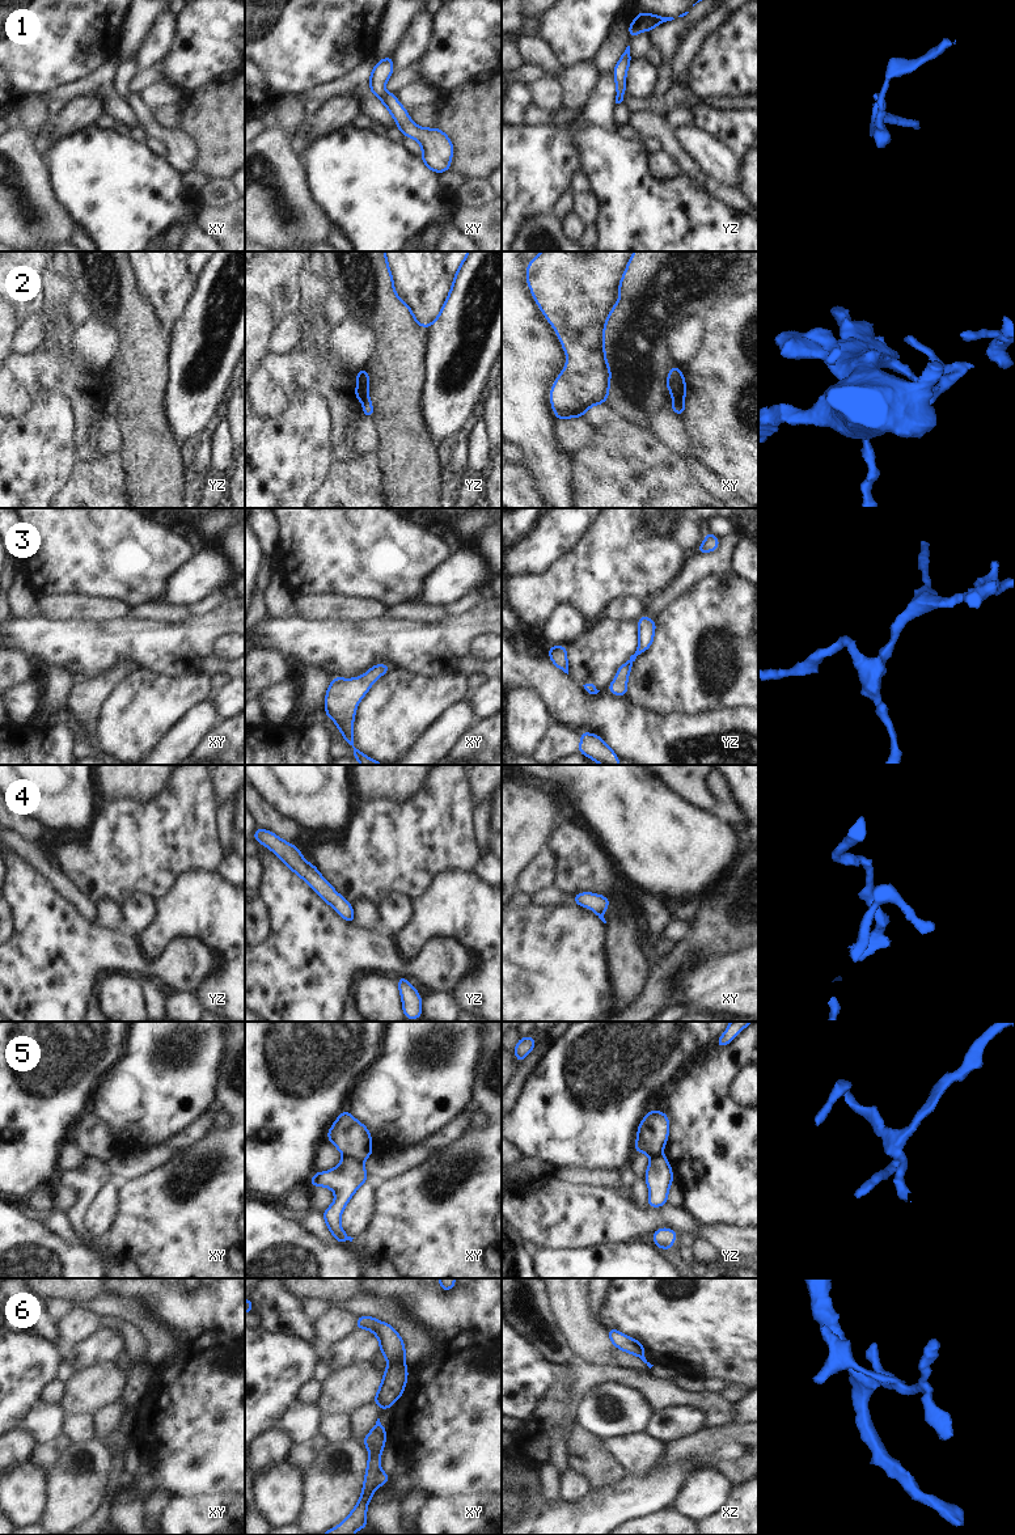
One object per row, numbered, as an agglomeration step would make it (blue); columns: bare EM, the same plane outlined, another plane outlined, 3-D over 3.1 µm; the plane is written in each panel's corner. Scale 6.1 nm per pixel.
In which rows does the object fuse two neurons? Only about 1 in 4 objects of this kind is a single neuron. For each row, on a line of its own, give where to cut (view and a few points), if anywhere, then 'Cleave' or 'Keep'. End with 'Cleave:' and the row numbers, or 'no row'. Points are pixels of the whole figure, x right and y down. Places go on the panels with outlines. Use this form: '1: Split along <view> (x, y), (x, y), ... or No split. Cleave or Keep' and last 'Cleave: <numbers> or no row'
1: No split. Keep
2: Split along xy (673, 398), (682, 401). Cleave
3: No split. Keep
4: No split. Keep
5: Split along xy (343, 1155), (362, 1162). Cleave
6: Split along xy (387, 1407), (383, 1409). Cleave
Cleave: 2, 5, 6

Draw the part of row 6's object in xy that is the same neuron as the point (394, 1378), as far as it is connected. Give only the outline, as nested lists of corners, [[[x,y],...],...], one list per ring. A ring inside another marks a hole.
[[[364,1315],[356,1320],[356,1329],[368,1329],[373,1332],[380,1342],[380,1352],[388,1361],[385,1373],[378,1391],[373,1399],[384,1412],[390,1408],[403,1394],[407,1382],[407,1363],[403,1361],[406,1348],[399,1333],[390,1324],[377,1320],[376,1318]]]

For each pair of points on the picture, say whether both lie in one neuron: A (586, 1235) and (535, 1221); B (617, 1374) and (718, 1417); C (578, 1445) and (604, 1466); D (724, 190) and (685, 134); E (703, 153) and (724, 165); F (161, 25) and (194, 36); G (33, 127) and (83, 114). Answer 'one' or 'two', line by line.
A: one
B: one
C: one
D: two
E: one
F: two
G: two

